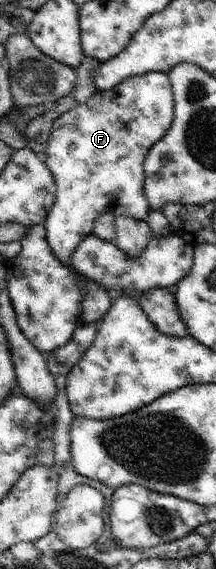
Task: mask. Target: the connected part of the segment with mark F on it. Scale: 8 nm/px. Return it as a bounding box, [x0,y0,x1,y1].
[44,72,174,327]

